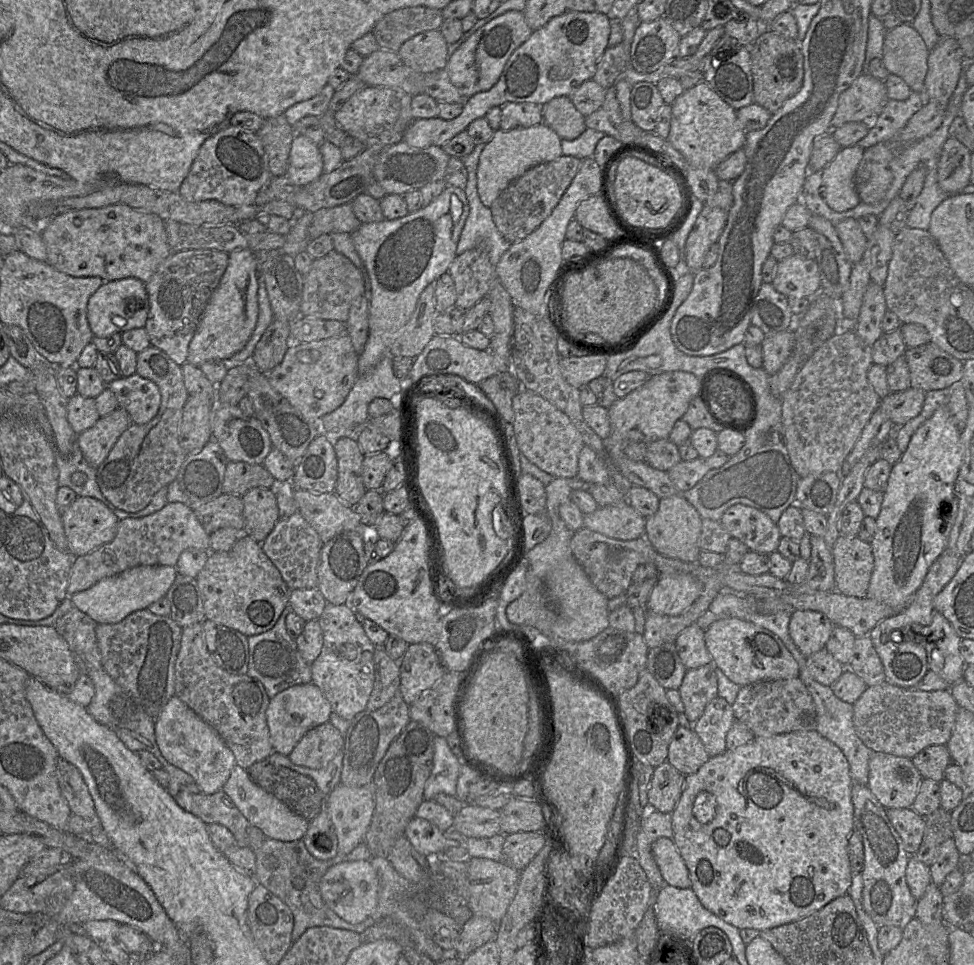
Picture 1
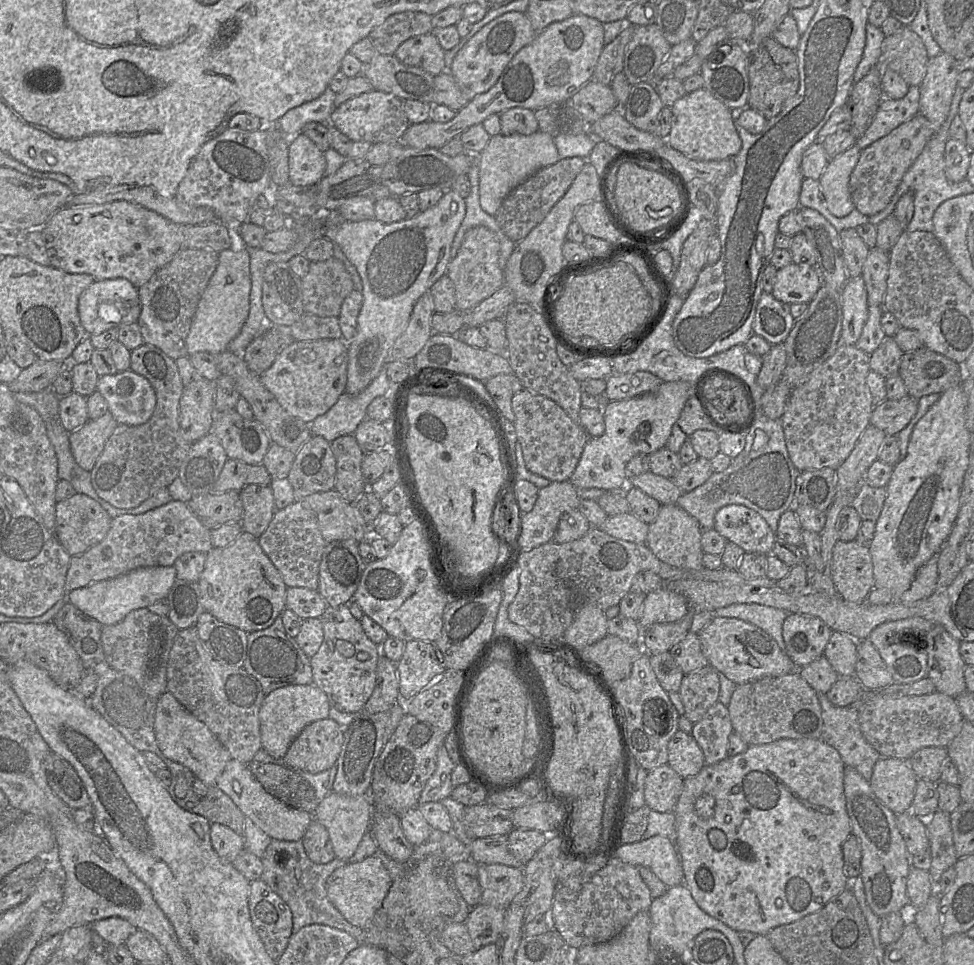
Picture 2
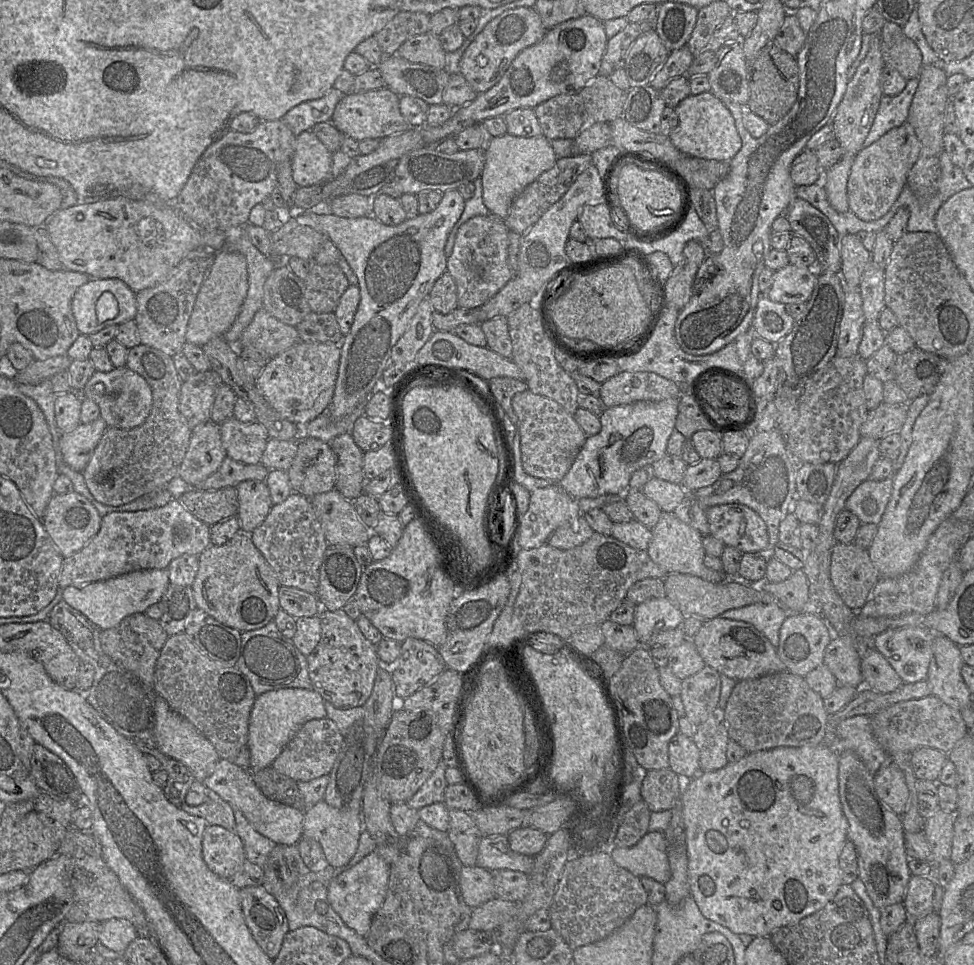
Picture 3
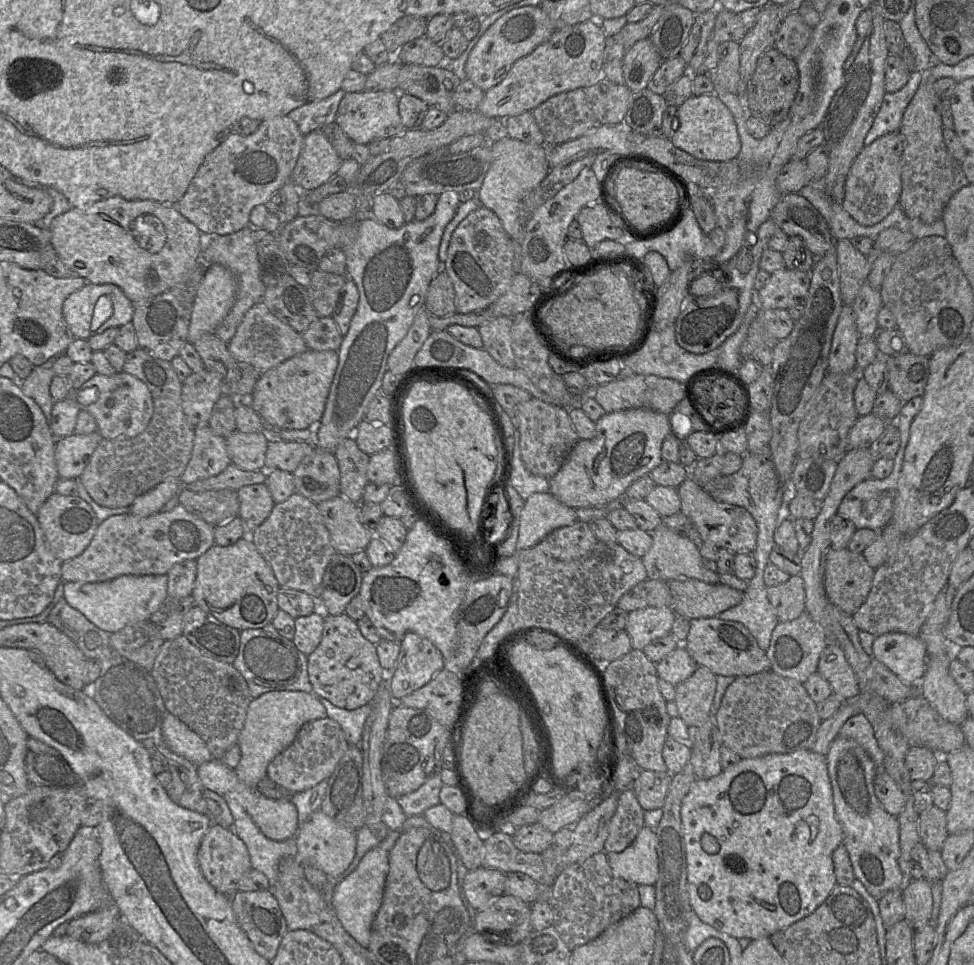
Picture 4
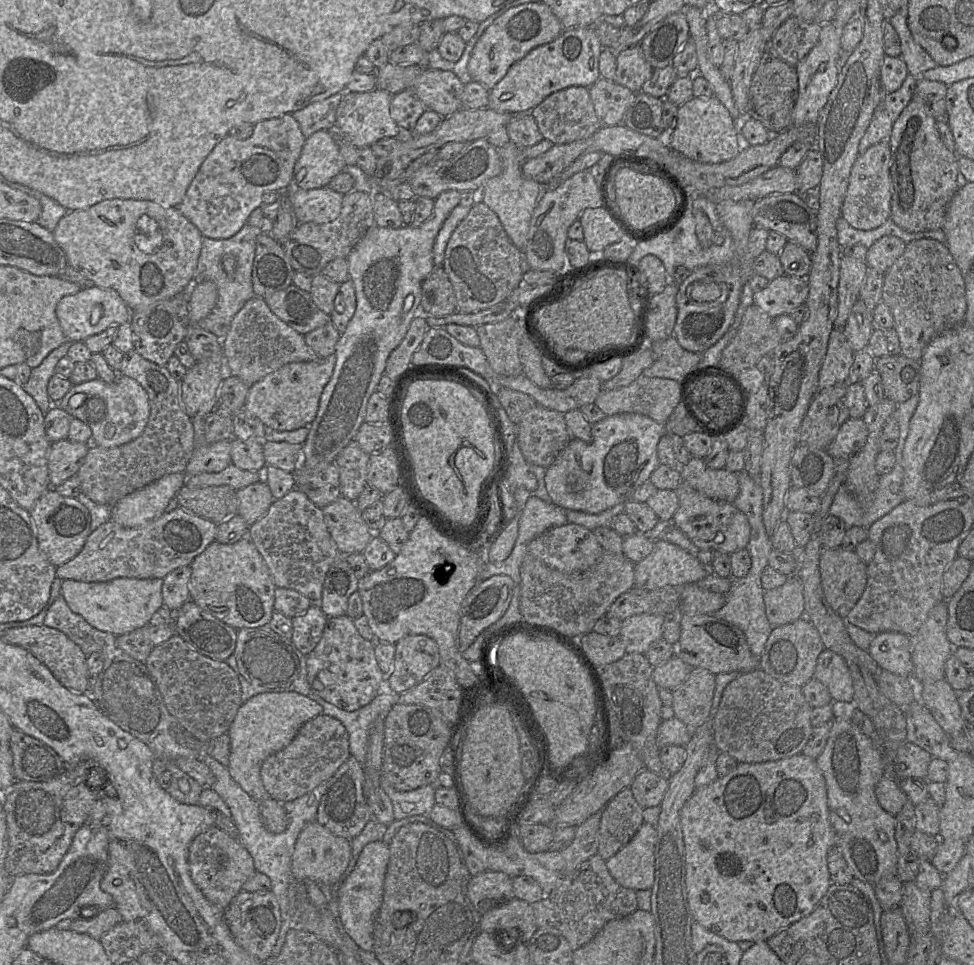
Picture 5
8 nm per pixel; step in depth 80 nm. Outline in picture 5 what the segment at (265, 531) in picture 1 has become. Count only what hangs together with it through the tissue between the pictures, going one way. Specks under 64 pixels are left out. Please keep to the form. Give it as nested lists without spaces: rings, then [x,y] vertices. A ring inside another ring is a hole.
[[[264,479],[236,490],[236,495],[238,514],[248,526],[262,518],[274,501],[271,490]]]

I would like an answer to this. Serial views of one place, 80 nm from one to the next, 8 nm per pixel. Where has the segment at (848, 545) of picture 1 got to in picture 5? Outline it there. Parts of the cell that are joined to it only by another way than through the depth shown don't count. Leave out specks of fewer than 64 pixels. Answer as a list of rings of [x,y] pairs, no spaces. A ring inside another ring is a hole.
[[[822,548],[819,570],[822,591],[832,610],[845,618],[861,598],[867,583],[867,565],[854,551]]]

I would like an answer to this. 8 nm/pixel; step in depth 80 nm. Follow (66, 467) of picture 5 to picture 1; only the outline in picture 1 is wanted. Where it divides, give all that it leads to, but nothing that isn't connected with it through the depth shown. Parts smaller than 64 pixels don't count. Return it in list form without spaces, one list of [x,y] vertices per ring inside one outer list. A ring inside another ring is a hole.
[[[117,407],[108,415],[100,417],[92,427],[77,434],[76,443],[85,461],[97,469],[131,424],[128,412]]]

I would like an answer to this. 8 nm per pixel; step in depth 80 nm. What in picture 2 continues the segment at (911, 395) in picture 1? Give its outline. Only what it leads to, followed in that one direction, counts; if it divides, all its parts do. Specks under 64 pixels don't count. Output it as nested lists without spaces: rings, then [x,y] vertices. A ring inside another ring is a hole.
[[[909,395],[900,400],[885,399],[875,406],[870,425],[882,430],[886,435],[896,435],[907,426],[917,412],[918,399]]]

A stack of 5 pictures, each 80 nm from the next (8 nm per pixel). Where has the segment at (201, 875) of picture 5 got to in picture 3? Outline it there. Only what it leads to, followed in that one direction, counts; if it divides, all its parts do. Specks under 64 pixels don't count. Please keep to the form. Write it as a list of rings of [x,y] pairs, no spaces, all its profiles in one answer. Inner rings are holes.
[[[208,825],[202,839],[202,857],[208,868],[219,877],[232,881],[246,860],[241,838],[218,825]]]

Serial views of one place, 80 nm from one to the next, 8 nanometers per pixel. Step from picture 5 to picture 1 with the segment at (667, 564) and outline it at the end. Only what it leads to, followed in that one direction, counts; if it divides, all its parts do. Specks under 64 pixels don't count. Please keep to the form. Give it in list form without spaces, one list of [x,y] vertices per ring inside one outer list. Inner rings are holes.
[[[680,493],[661,498],[658,510],[646,518],[645,537],[654,549],[663,556],[684,562],[697,562],[700,547],[702,517]]]

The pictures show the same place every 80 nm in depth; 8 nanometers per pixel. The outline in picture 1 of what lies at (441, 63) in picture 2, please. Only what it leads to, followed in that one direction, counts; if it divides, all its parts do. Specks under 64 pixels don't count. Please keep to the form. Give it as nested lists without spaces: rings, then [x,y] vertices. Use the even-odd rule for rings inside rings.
[[[439,29],[430,30],[404,42],[397,54],[405,65],[427,74],[446,69],[448,45]]]

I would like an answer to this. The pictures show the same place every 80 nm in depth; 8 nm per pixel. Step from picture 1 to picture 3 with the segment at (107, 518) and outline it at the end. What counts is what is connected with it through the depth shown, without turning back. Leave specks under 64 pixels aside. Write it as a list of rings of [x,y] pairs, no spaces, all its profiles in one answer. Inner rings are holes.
[[[73,492],[54,494],[41,521],[62,557],[68,558],[80,551],[98,533],[102,516],[85,497]]]

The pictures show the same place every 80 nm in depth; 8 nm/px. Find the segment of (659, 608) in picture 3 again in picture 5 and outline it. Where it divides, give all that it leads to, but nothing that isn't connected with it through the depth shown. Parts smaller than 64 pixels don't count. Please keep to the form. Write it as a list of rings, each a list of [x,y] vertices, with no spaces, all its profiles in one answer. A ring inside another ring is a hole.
[[[642,613],[622,621],[619,637],[626,653],[644,654],[649,646],[662,639],[662,625],[666,616]]]

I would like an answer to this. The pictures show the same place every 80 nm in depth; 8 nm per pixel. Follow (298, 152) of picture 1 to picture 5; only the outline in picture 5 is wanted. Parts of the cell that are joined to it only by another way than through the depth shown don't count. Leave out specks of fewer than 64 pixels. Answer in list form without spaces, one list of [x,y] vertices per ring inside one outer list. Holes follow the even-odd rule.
[[[326,130],[306,138],[293,170],[293,186],[304,190],[327,187],[346,163]]]

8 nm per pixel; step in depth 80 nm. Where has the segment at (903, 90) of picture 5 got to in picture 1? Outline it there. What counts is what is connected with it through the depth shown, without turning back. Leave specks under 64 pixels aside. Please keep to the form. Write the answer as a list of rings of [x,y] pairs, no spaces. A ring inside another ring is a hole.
[[[911,92],[904,101],[888,99],[879,115],[870,122],[867,135],[856,145],[867,149],[893,140],[924,104],[925,97],[918,92]]]

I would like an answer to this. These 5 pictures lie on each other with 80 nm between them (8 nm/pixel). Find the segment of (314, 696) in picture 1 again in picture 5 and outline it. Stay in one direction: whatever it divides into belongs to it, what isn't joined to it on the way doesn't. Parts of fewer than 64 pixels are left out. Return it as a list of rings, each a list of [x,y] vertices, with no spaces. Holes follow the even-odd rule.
[[[292,691],[261,693],[243,702],[227,733],[230,738],[227,768],[231,778],[255,800],[267,798],[260,775],[263,761],[286,747],[304,723],[322,713],[319,703]]]

